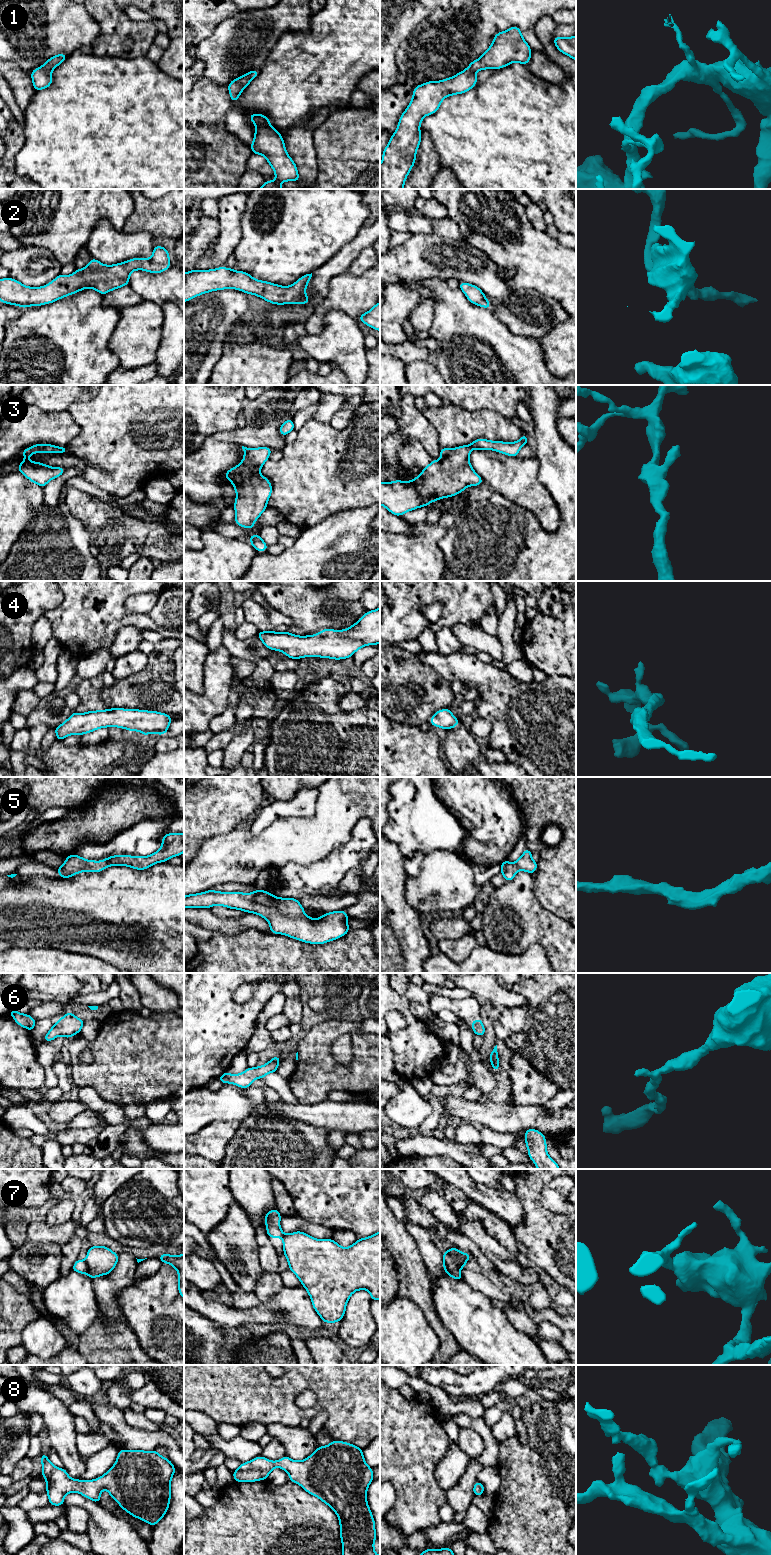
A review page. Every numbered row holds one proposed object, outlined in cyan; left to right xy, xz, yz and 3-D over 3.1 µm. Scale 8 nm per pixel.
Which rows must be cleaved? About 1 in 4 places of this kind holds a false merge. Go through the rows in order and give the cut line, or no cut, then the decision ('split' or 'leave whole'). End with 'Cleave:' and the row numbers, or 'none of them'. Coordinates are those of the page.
1: no cut; leave whole
2: no cut; leave whole
3: no cut; leave whole
4: no cut; leave whole
5: no cut; leave whole
6: no cut; leave whole
7: cut in xy along (84, 1261), (87, 1266), (87, 1273); split
8: no cut; leave whole
Cleave: 7

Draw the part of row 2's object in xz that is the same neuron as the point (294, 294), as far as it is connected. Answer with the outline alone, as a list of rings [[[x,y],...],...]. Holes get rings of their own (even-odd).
[[[226,267],[194,269],[184,273],[184,302],[201,294],[232,288],[256,295],[272,304],[307,304],[310,299],[305,291],[311,277],[312,273],[306,274],[290,286],[280,286],[257,280],[244,271]]]

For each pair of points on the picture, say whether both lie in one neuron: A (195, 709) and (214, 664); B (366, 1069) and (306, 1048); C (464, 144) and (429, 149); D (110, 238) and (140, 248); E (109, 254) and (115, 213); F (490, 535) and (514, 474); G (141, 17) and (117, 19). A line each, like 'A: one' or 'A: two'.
A: one
B: one
C: two
D: one
E: two
F: two
G: two

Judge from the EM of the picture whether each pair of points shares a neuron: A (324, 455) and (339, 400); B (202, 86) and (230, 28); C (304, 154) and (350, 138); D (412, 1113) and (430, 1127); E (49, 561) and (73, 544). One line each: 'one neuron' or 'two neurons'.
A: two neurons
B: two neurons
C: two neurons
D: two neurons
E: one neuron

